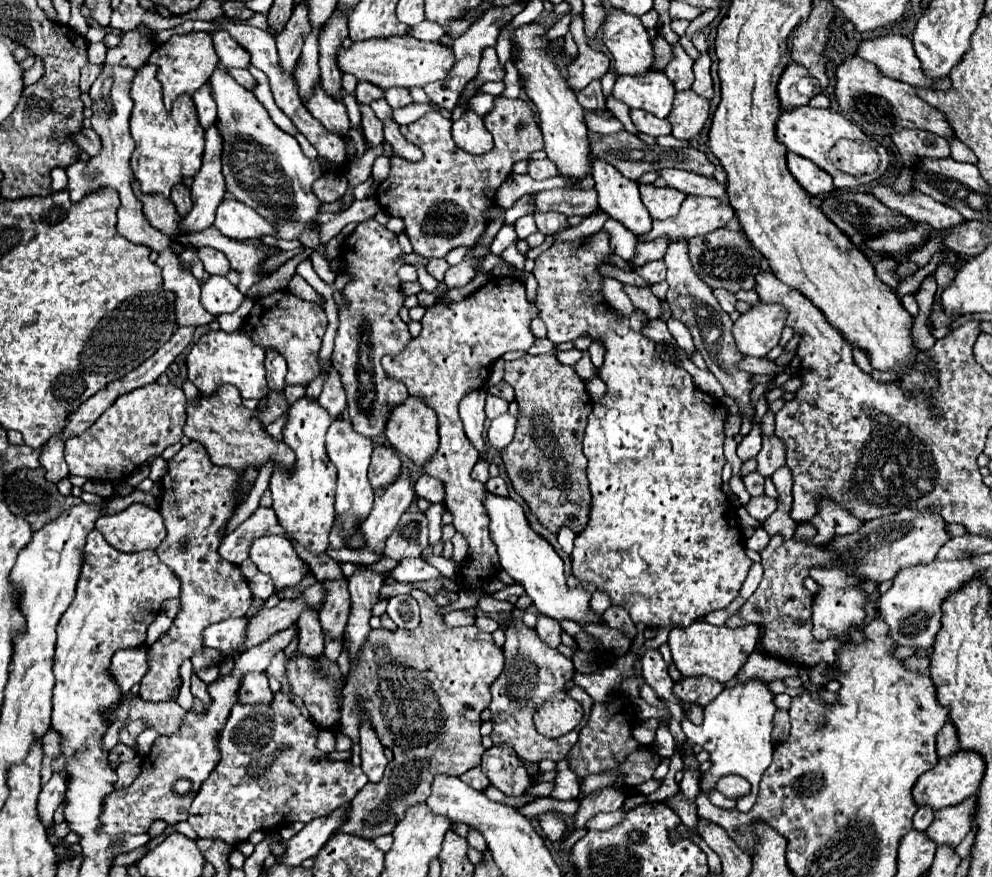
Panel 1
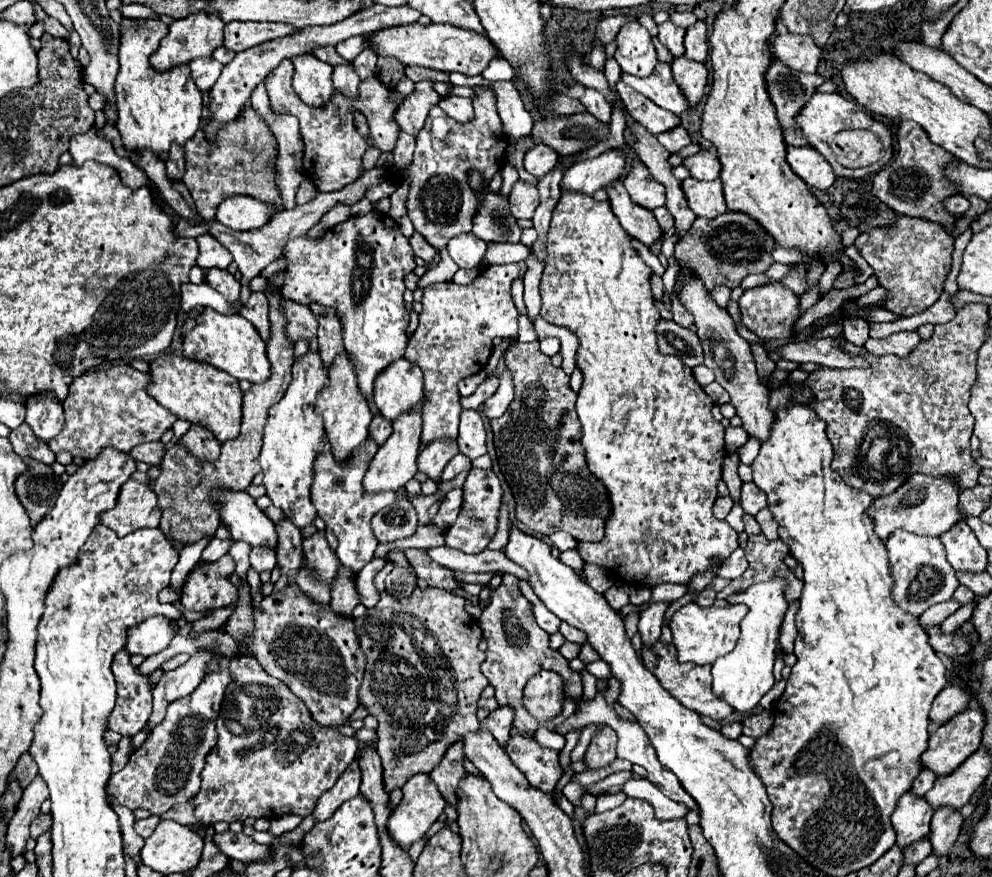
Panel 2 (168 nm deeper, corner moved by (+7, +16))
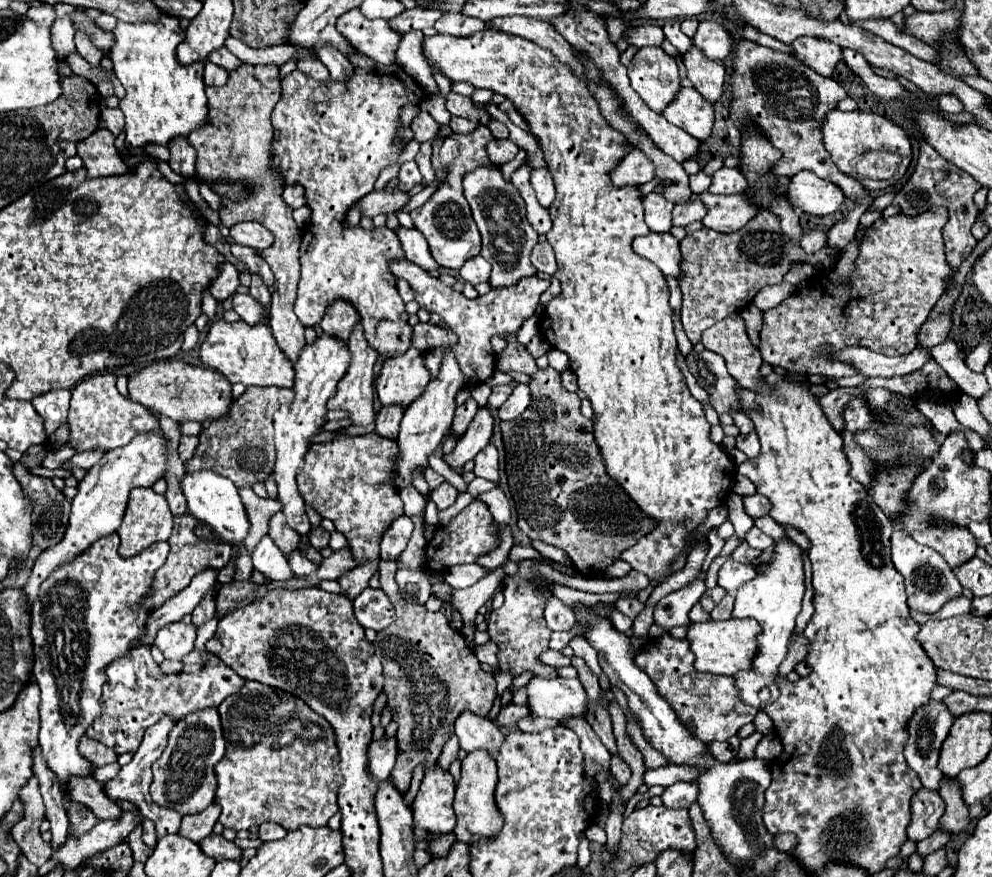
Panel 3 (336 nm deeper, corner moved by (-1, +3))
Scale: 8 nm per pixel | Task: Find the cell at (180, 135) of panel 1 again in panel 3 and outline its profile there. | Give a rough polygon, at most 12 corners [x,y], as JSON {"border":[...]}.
{"border":[[180,21],[122,23],[110,59],[126,147],[206,125],[204,63]]}

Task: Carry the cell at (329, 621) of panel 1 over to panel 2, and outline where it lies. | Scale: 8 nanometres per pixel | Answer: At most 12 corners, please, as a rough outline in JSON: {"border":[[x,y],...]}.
{"border":[[324,530],[304,538],[308,568],[332,584],[340,560],[330,550]]}

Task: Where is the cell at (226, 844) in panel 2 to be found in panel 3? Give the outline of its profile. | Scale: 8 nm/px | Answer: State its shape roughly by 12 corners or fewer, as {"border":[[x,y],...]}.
{"border":[[210,835],[198,845],[216,861],[240,861],[242,849],[222,835]]}

